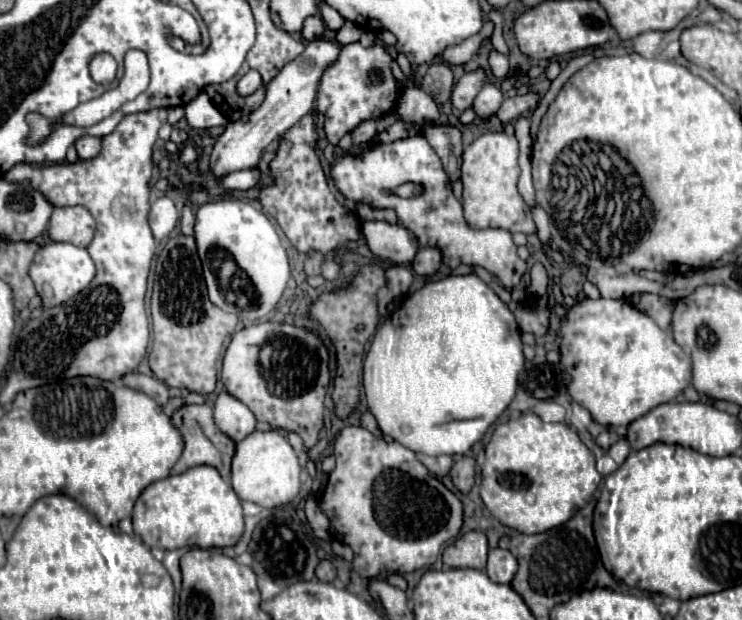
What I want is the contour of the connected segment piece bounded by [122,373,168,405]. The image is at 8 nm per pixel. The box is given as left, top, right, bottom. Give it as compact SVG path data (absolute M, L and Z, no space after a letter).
M128 373L128 375L122 377L122 383L126 387L136 389L136 391L144 391L148 397L156 399L156 403L160 403L160 405L166 405L168 403L168 387L160 379L156 379L152 375Z

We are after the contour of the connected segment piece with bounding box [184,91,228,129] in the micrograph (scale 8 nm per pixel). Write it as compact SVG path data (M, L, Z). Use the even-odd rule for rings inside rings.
M202 91L196 99L192 99L192 103L188 103L184 107L184 113L186 113L186 121L192 129L196 129L196 127L214 127L214 125L220 125L218 121L228 121L214 107L214 103L210 101L206 91Z

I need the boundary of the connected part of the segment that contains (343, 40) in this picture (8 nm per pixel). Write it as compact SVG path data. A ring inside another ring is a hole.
M346 21L346 23L342 25L342 29L336 33L336 41L338 41L340 45L348 45L348 43L358 41L360 35L362 35L362 29L360 29L358 25L350 25L350 23Z

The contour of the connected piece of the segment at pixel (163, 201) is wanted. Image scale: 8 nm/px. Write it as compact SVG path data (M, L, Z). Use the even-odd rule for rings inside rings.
M160 197L152 203L148 223L156 241L168 239L170 231L176 227L176 221L178 221L178 211L168 197Z

